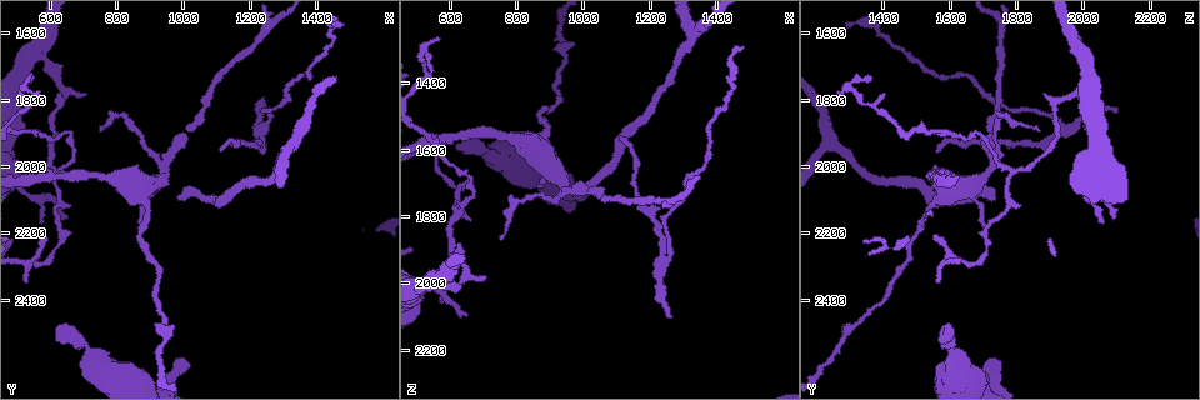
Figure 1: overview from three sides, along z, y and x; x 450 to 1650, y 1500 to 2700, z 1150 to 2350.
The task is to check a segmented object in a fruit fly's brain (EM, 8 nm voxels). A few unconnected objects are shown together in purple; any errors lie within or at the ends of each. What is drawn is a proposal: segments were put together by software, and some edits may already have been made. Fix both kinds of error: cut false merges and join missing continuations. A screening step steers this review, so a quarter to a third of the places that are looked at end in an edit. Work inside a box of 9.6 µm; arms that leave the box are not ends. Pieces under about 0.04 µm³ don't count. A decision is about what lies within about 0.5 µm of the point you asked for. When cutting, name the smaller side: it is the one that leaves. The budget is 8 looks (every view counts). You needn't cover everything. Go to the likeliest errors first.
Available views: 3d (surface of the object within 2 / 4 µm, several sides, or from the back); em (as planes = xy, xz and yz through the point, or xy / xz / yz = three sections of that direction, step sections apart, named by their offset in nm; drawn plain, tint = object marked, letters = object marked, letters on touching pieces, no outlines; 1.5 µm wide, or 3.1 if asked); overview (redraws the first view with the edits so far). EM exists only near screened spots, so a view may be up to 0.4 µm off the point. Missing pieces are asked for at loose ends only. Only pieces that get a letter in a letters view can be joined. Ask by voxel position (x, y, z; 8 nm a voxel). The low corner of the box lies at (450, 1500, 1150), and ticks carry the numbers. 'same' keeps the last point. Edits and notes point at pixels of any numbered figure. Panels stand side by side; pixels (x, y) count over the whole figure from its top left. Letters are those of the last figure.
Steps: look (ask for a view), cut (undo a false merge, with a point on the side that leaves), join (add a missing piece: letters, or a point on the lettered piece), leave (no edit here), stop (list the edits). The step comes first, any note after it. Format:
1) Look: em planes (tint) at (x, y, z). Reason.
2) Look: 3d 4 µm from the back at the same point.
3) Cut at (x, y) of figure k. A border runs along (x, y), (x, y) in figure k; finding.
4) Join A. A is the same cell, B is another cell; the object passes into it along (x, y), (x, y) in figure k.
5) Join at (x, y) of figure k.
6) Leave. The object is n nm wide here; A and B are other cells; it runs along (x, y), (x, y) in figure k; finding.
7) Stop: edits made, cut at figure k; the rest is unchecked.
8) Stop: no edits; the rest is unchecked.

Look: 3d 2 µm at (1260, 1840, 2100). Free end.

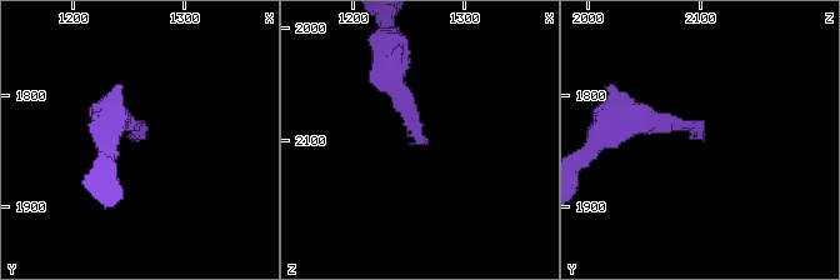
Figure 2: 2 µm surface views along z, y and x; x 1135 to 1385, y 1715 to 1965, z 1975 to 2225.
Look: em planes (letters) at (1252, 1840, 2102). Now the EM.

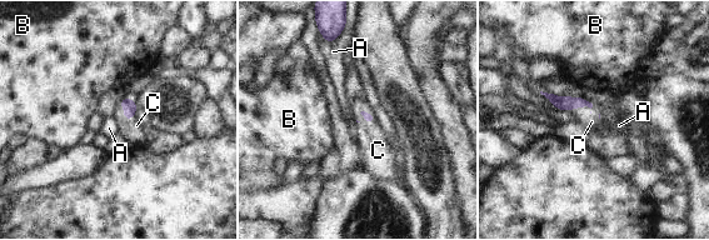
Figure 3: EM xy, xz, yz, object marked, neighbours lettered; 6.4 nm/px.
Join C. The longest contact is with C, 130 nm; C is the same cell, A and B are other cells; the object passes into it along (368, 118), (367, 121), (378, 150) in figure 3; it goes on there.

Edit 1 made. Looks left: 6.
Look: 3d 4 µm at (980, 2570, 1710).

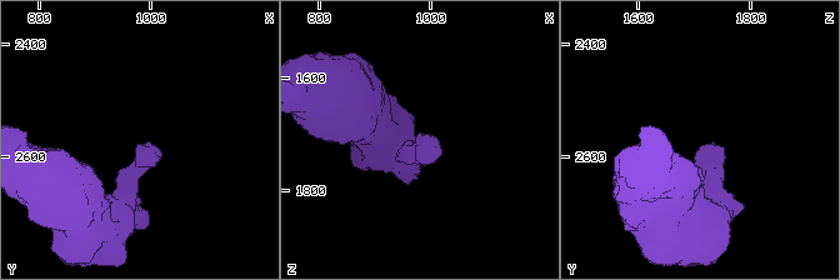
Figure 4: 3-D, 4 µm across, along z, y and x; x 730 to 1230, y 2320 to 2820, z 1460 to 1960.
Look: em planes (tint) at (975, 2580, 1715). Now the EM.

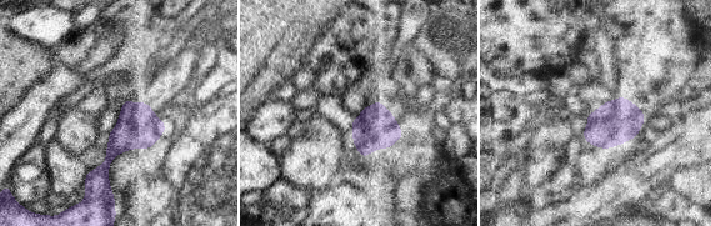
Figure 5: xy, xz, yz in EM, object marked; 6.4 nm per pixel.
Look: em planes (letters) at the same point. See the neighbours.

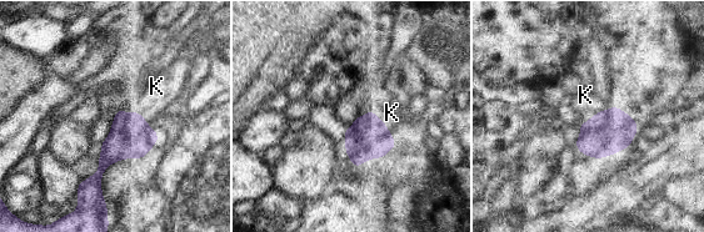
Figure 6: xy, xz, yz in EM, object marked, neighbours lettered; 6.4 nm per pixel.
Join K. The longest contact is with K, 320 nm; K is the same cell; the object passes into it along (130, 137), (139, 114), (156, 86) in figure 6; it goes on there.

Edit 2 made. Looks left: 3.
Look: overview. See it whole again.

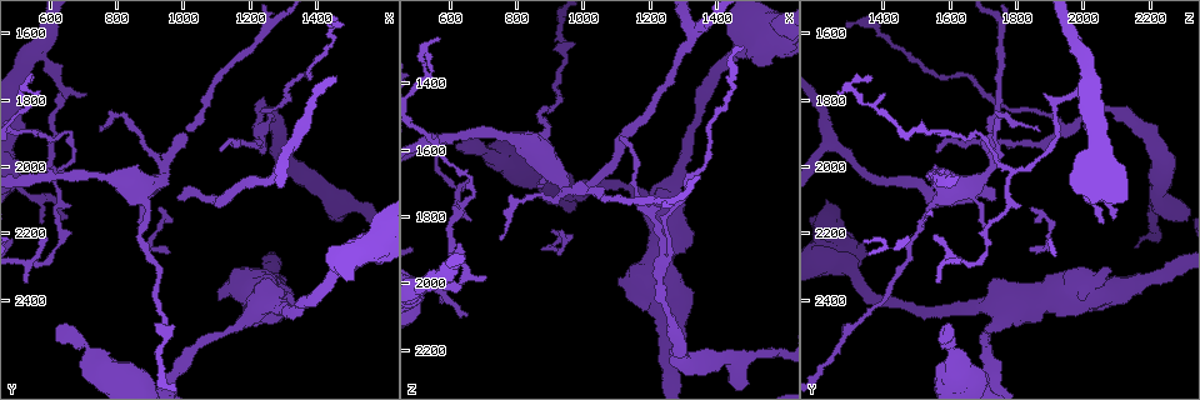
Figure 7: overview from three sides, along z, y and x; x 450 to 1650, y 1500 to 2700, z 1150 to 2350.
Look: 3d 2 µm at (560, 1780, 1400). Tapers out.

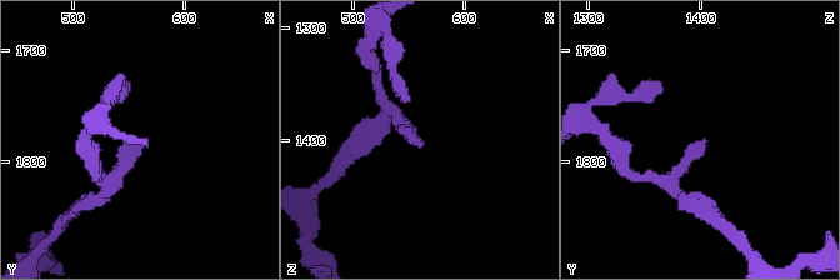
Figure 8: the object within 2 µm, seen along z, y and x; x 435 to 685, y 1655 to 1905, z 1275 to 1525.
Look: em planes (letters) at (562, 1780, 1404). Now the EM.

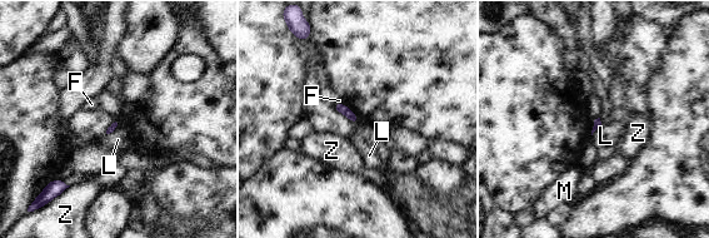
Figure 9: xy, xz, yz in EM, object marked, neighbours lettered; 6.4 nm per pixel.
Leave. F, L, M and Z are other cells; a border runs along (119, 124), (106, 134) in figure 9; no lettered piece goes on from it.

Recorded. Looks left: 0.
Stop: edits made, join at figure 3, join at figure 6; the rest is unchecked.

